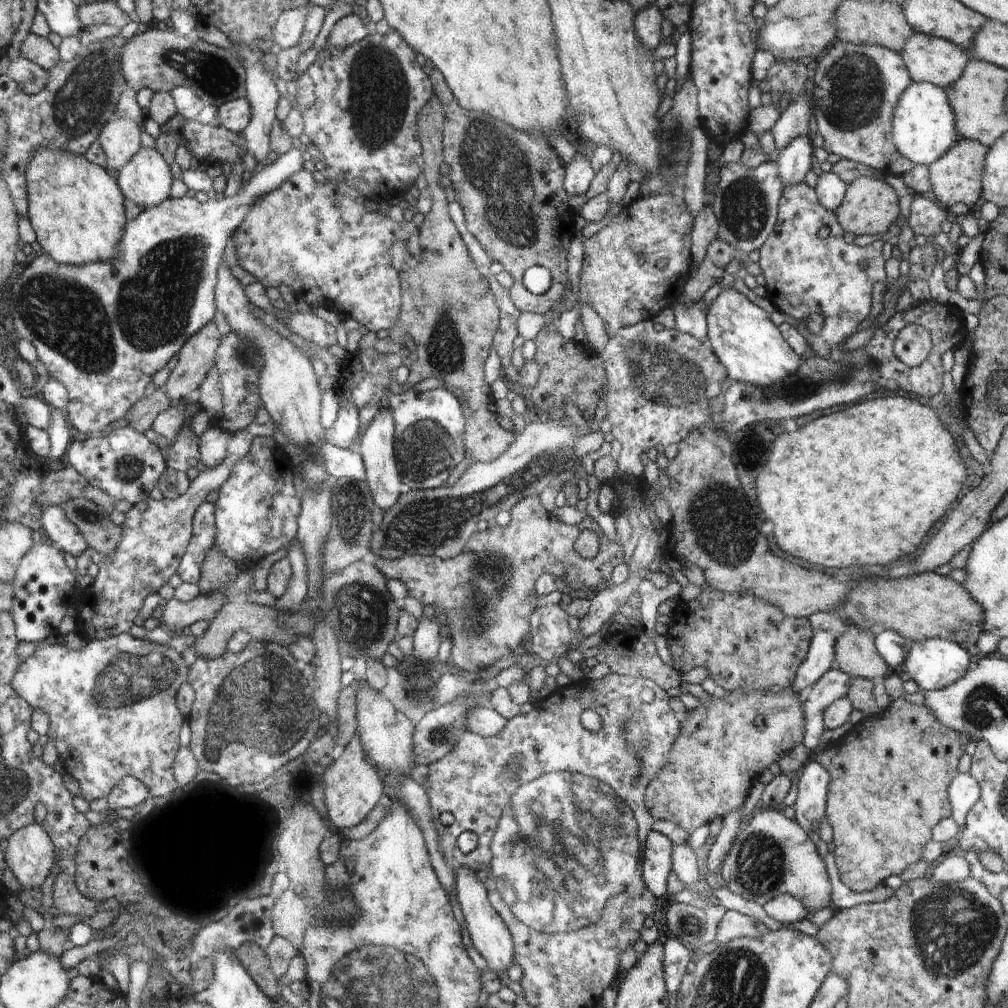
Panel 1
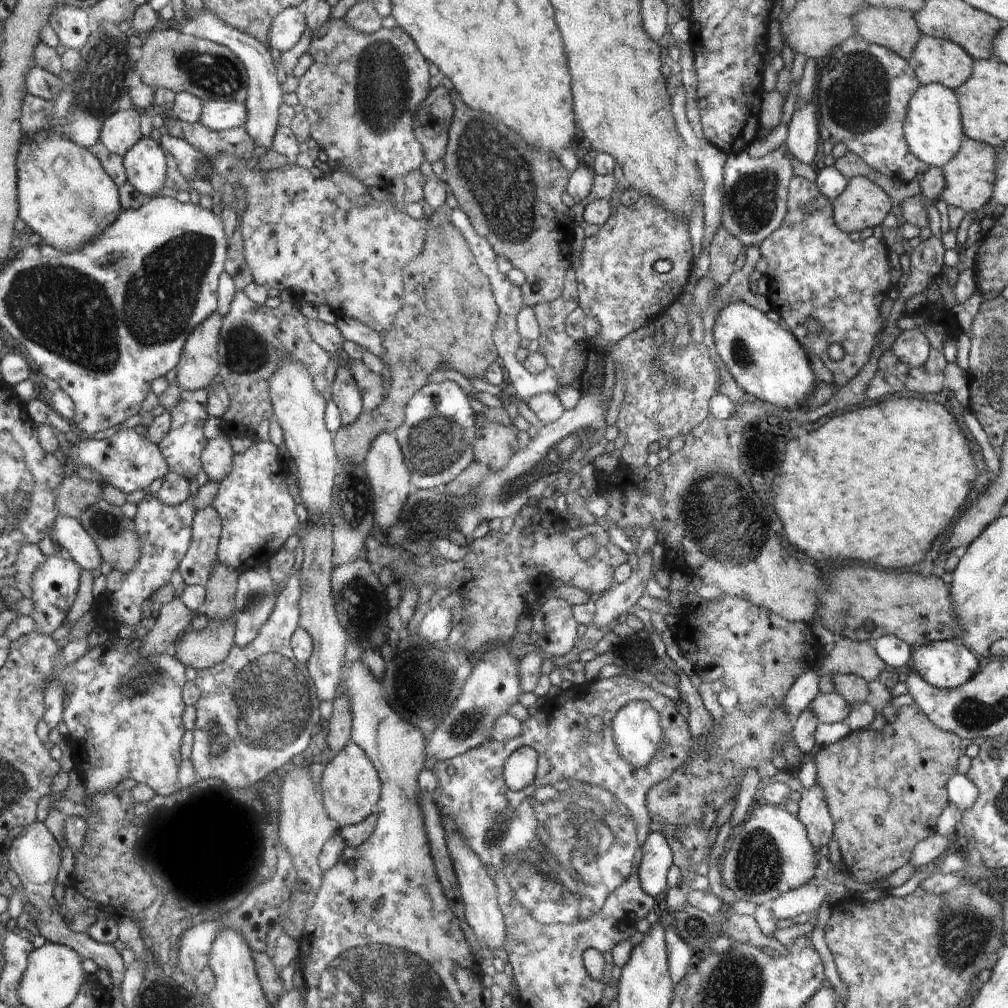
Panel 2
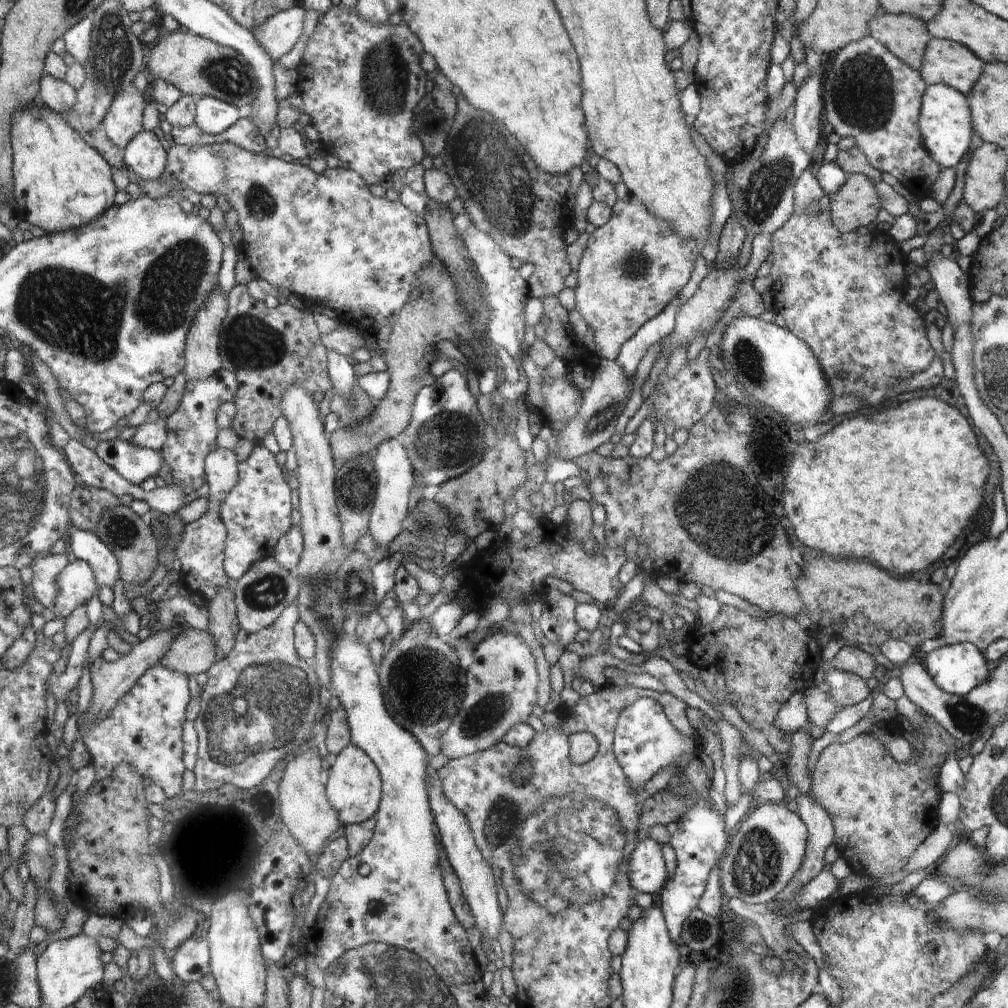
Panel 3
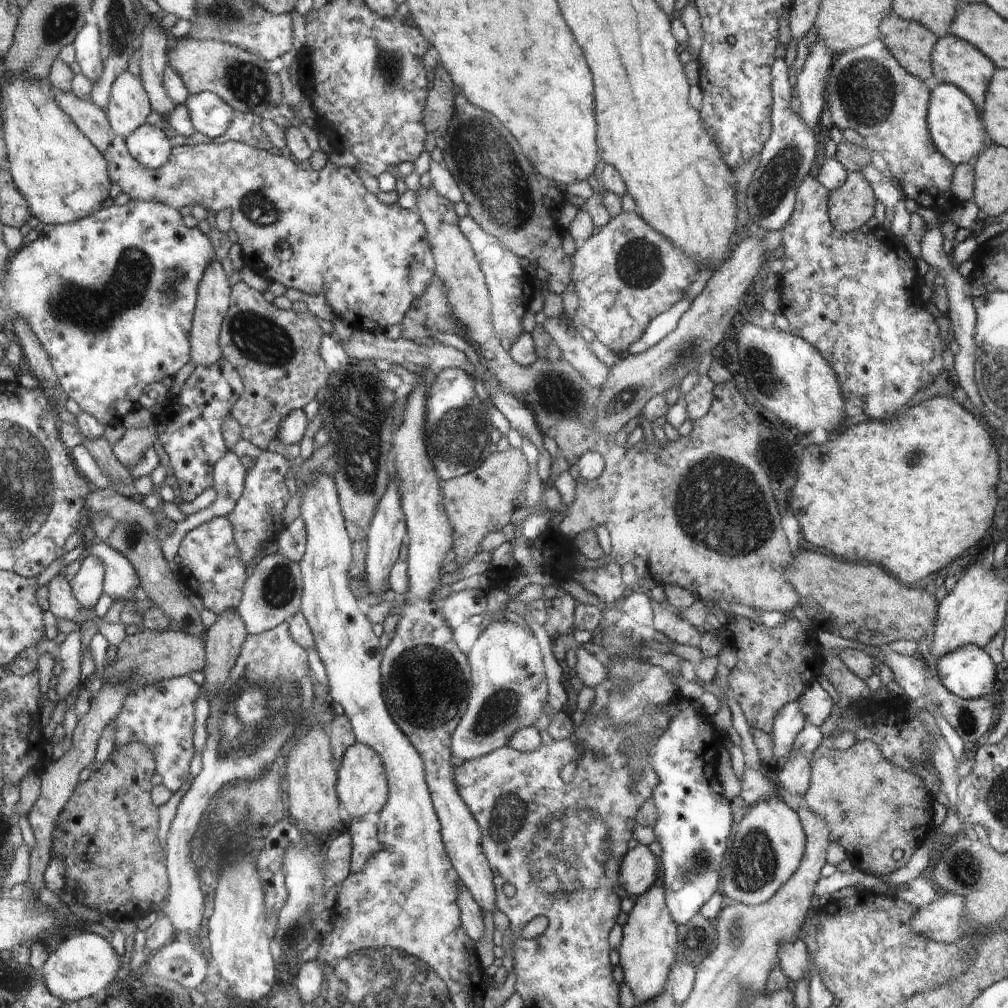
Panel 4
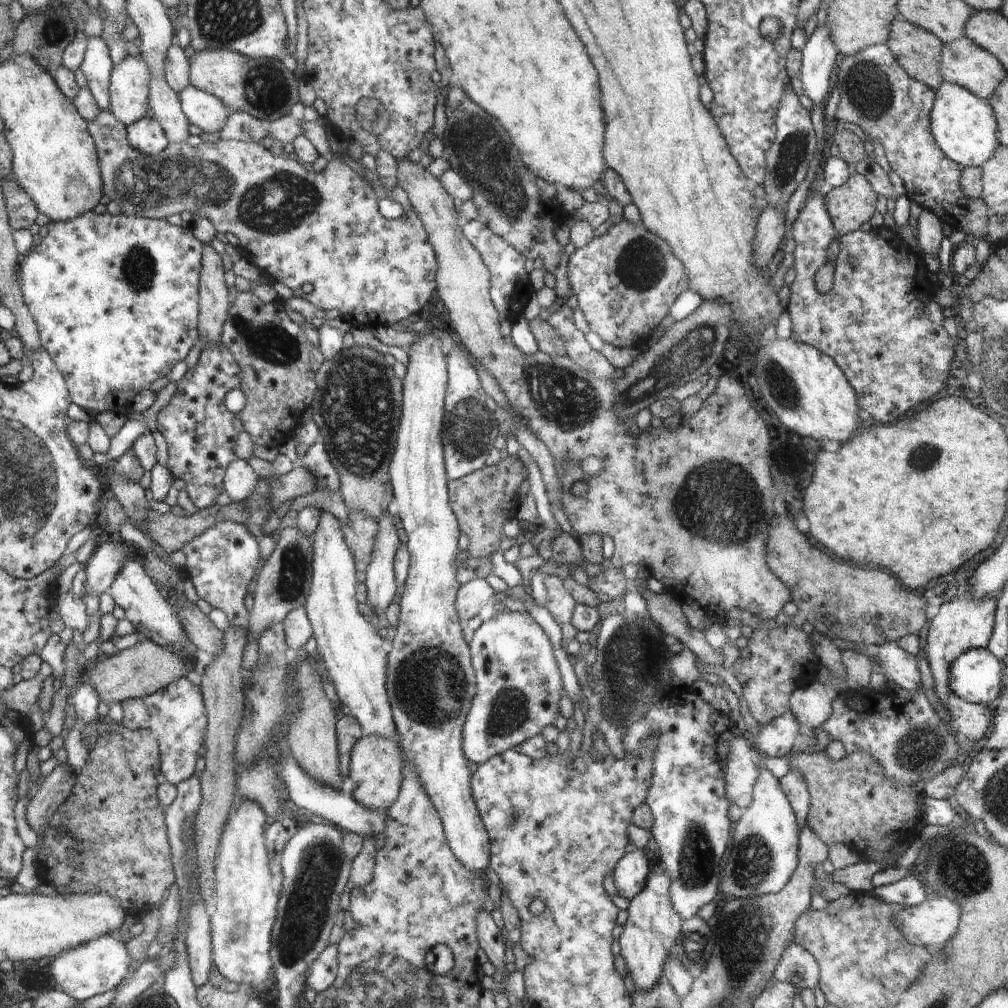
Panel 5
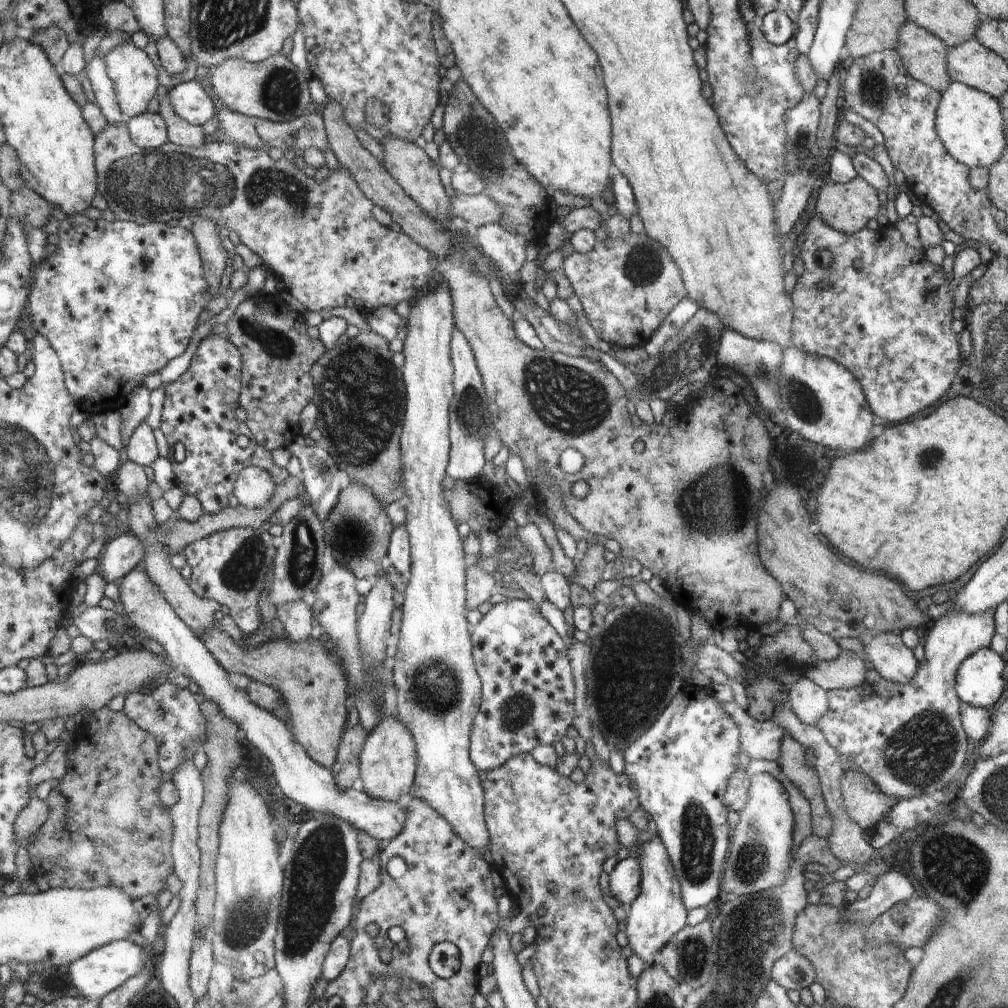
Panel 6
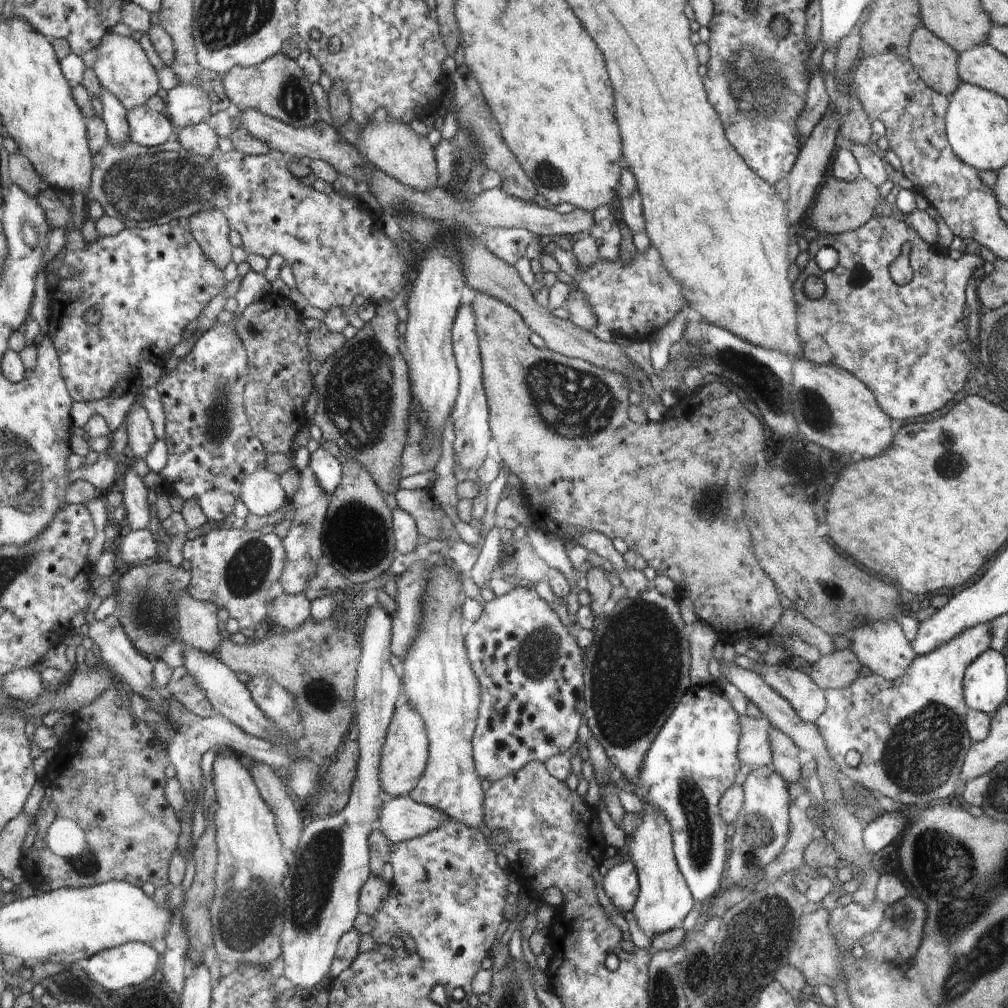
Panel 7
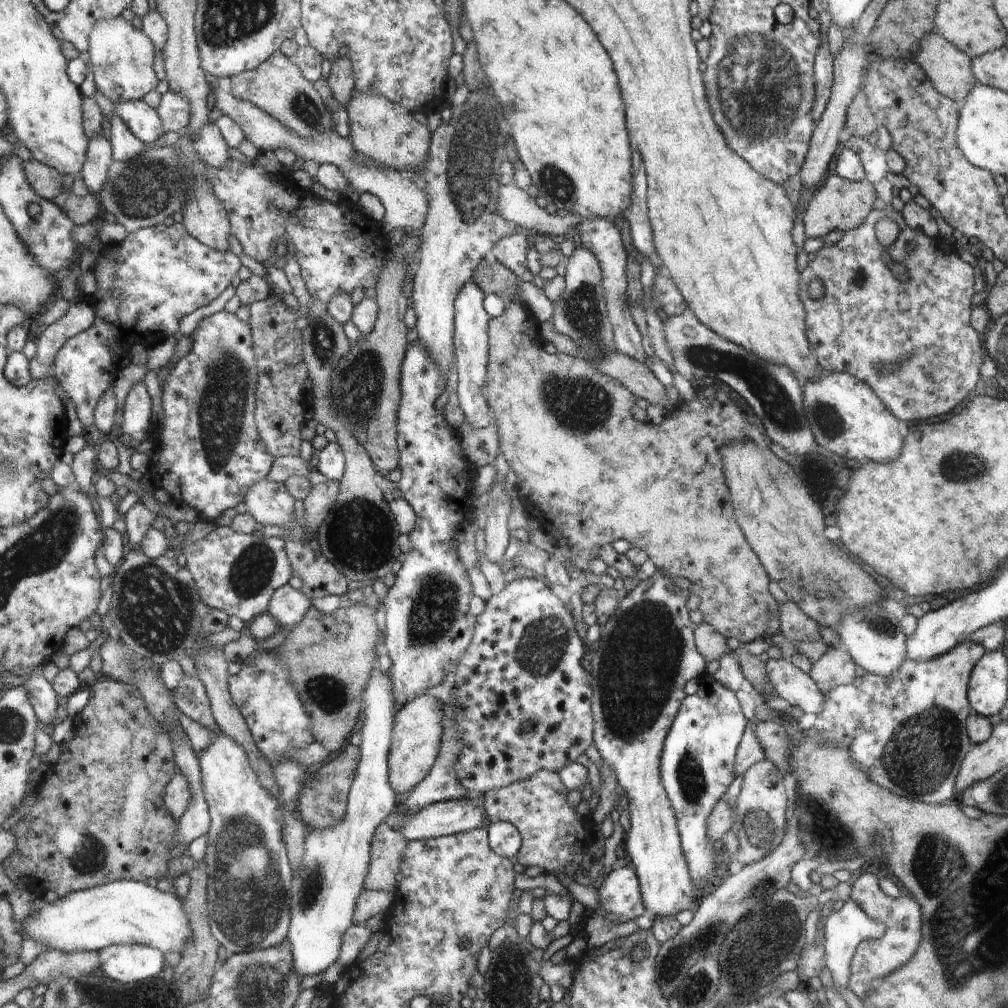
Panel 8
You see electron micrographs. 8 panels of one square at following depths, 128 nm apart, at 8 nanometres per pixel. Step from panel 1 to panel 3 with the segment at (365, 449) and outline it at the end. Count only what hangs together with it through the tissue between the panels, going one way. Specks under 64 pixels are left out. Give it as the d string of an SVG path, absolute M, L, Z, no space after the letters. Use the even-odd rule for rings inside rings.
M396 439L381 442L374 451L373 459L379 494L376 495L375 508L370 516L369 534L380 546L379 552L386 555L388 544L402 532L402 520L406 520L406 514L408 514L408 498L414 486L414 478L412 478L412 468L410 468L406 450L402 450L402 444L398 444Z

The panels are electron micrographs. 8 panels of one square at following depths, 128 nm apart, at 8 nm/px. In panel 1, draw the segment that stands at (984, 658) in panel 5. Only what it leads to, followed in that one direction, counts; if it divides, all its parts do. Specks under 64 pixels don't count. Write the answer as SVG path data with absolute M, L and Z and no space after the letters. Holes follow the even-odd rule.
M936 637L922 642L914 641L899 672L905 678L914 680L922 691L937 691L962 679L966 675L968 664L970 656L963 645Z

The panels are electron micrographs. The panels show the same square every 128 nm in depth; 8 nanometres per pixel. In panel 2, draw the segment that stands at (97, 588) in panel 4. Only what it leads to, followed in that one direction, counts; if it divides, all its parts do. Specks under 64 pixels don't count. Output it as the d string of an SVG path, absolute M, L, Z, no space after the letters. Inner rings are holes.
M58 553L48 556L44 566L38 568L36 580L34 580L34 596L32 600L36 602L36 612L32 618L36 622L36 634L52 635L60 626L64 626L71 615L82 585L83 569L75 559L68 560L62 558Z

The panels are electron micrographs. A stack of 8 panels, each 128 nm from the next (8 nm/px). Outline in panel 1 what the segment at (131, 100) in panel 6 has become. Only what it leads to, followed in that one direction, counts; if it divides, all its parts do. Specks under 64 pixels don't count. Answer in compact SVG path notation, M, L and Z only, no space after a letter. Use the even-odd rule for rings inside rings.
M116 118L104 127L100 139L109 156L106 169L112 176L143 150L143 129L140 123L127 118Z

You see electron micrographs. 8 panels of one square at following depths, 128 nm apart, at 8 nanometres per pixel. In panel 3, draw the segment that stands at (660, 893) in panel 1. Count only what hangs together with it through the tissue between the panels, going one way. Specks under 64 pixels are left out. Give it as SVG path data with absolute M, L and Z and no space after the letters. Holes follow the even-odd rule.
M648 837L638 842L634 854L630 857L629 878L637 892L658 895L658 890L667 884L664 858L658 842Z

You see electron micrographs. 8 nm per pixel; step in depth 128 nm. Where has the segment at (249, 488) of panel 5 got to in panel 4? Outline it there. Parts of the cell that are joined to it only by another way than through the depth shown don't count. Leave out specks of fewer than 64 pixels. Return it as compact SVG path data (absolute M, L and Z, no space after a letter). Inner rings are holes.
M232 450L215 466L215 488L218 492L217 499L205 510L188 515L186 520L177 524L177 529L173 532L173 535L162 541L162 550L164 550L164 555L168 562L174 562L174 560L178 558L183 540L195 528L214 520L216 517L228 517L234 512L239 500L243 498L247 490L248 471L246 466L242 464L242 457L238 456L238 454Z

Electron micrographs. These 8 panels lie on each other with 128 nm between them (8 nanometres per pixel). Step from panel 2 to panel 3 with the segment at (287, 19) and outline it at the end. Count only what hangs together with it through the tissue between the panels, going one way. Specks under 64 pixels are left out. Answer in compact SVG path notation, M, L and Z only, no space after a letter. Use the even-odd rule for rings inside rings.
M302 5L280 11L260 27L253 28L252 34L264 47L273 61L288 54L302 34L302 18L306 9Z

